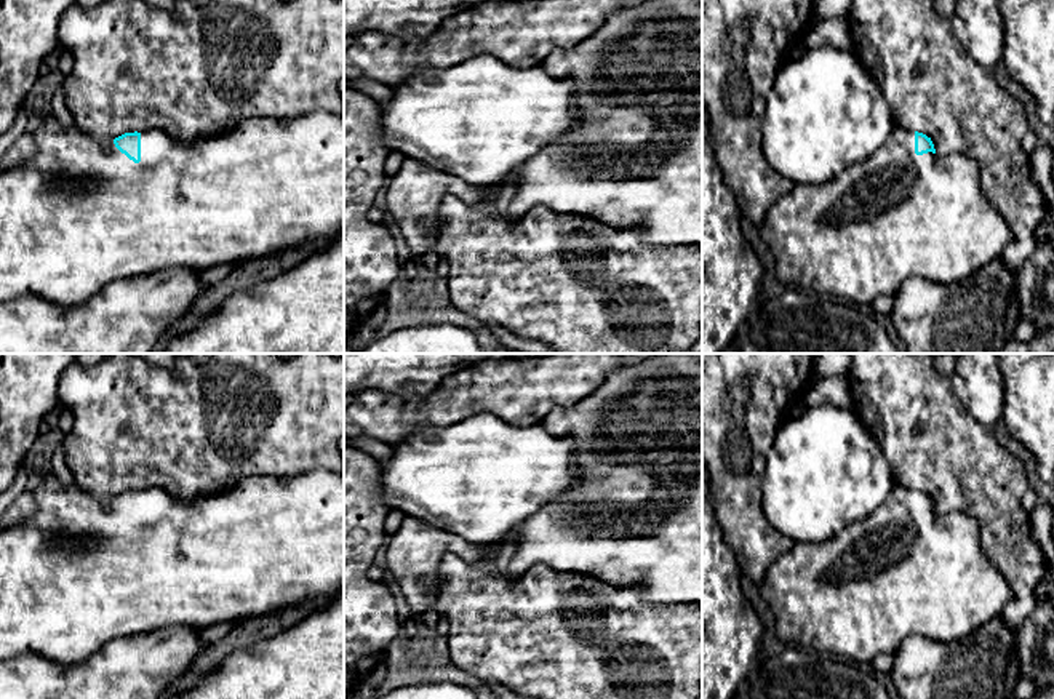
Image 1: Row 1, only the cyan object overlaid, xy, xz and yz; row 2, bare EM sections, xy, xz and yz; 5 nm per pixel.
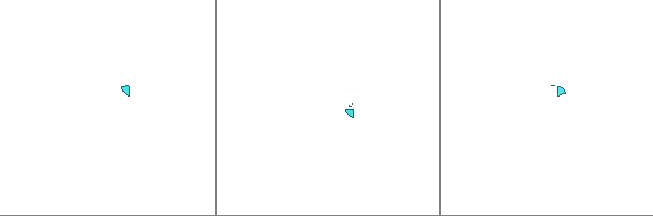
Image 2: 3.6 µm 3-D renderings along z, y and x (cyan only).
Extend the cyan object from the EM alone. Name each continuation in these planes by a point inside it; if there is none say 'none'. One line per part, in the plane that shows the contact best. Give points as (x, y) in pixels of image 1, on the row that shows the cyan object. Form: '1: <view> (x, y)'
1: xy (80, 215)

